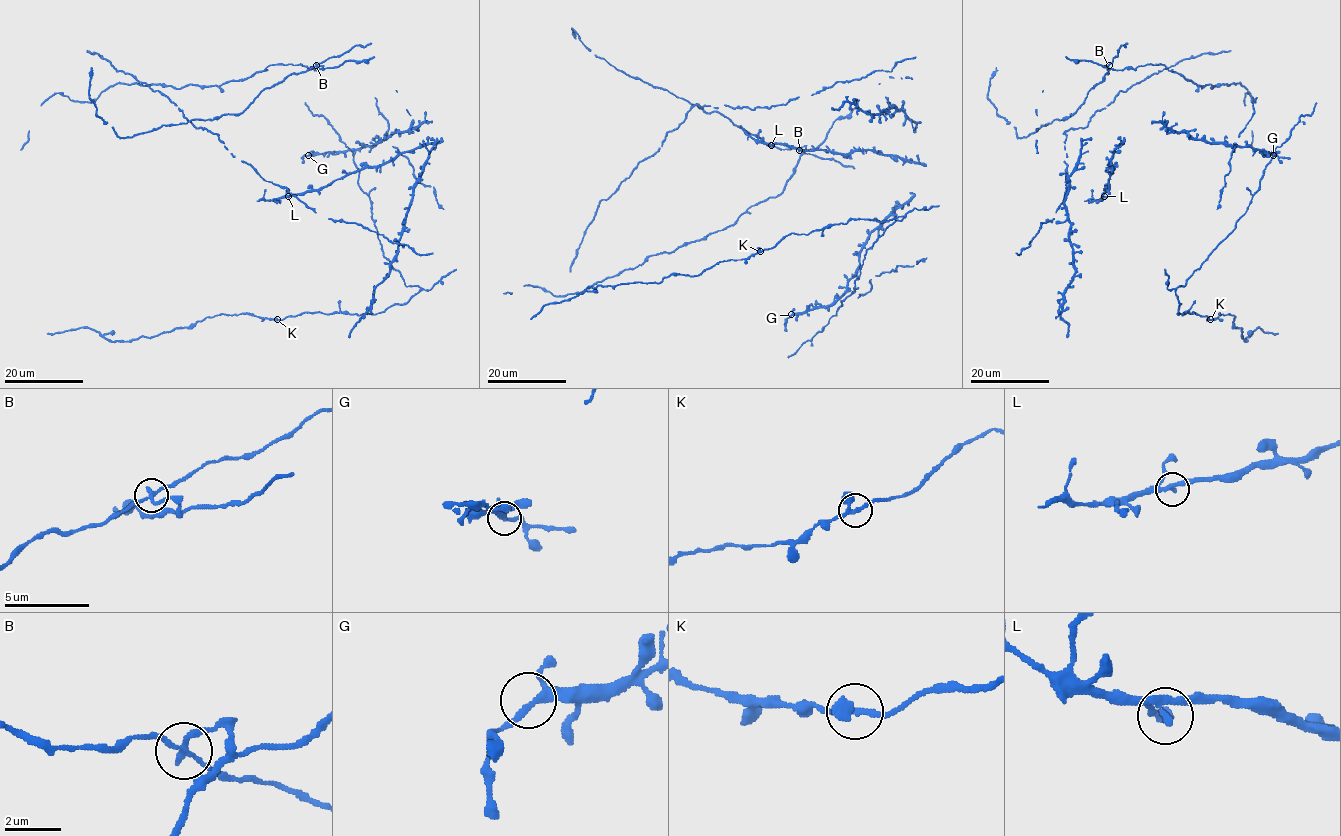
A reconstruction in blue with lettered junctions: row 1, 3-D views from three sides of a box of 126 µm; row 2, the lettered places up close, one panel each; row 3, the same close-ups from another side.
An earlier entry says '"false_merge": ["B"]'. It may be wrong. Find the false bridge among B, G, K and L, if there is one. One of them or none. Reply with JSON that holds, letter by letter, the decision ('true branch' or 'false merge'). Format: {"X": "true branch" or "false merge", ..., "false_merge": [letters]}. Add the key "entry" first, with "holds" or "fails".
{"entry": "holds", "B": "false merge", "G": "true branch", "K": "true branch", "L": "true branch", "false_merge": ["B"]}

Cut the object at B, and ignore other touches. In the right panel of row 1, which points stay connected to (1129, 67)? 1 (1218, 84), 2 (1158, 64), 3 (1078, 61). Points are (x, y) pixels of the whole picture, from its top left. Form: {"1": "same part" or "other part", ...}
{"1": "same part", "2": "same part", "3": "same part"}

